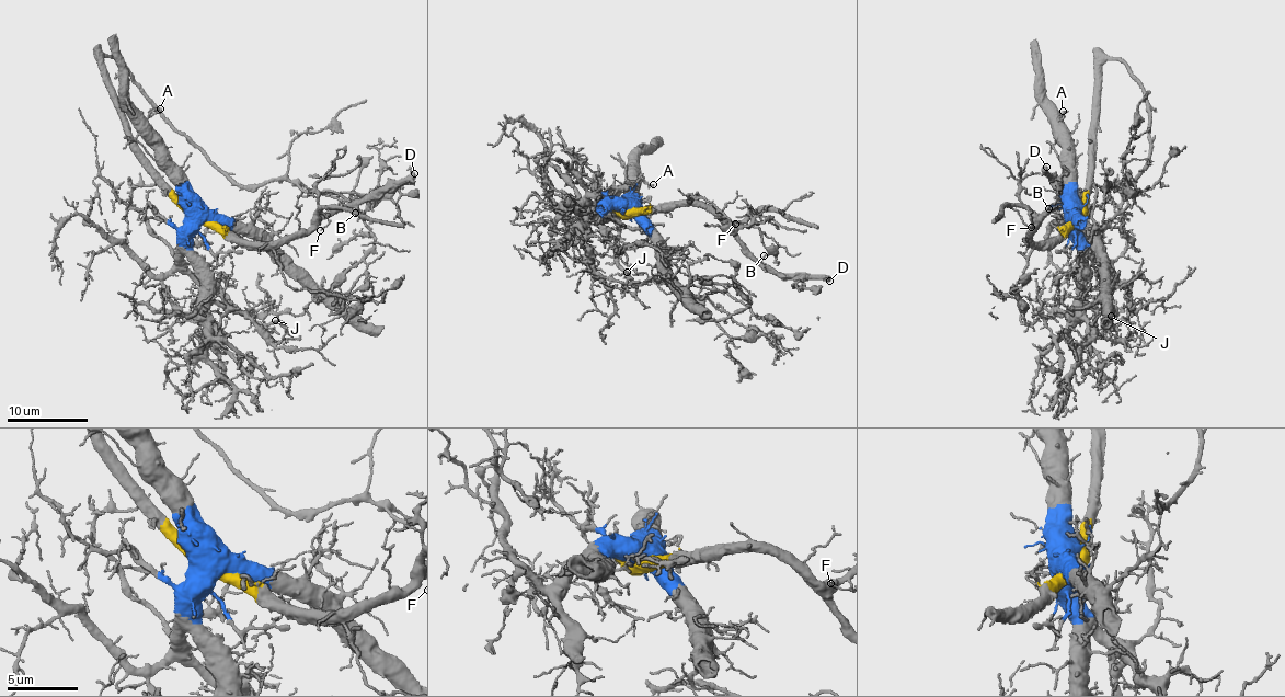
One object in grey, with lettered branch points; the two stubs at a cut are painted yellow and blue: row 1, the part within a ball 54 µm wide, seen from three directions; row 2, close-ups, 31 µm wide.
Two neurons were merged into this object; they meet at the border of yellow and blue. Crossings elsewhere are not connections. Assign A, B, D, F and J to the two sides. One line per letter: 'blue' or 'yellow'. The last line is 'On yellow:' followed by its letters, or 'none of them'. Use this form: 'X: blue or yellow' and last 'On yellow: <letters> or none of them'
A: blue
B: yellow
D: yellow
F: yellow
J: blue
On yellow: B, D, F

